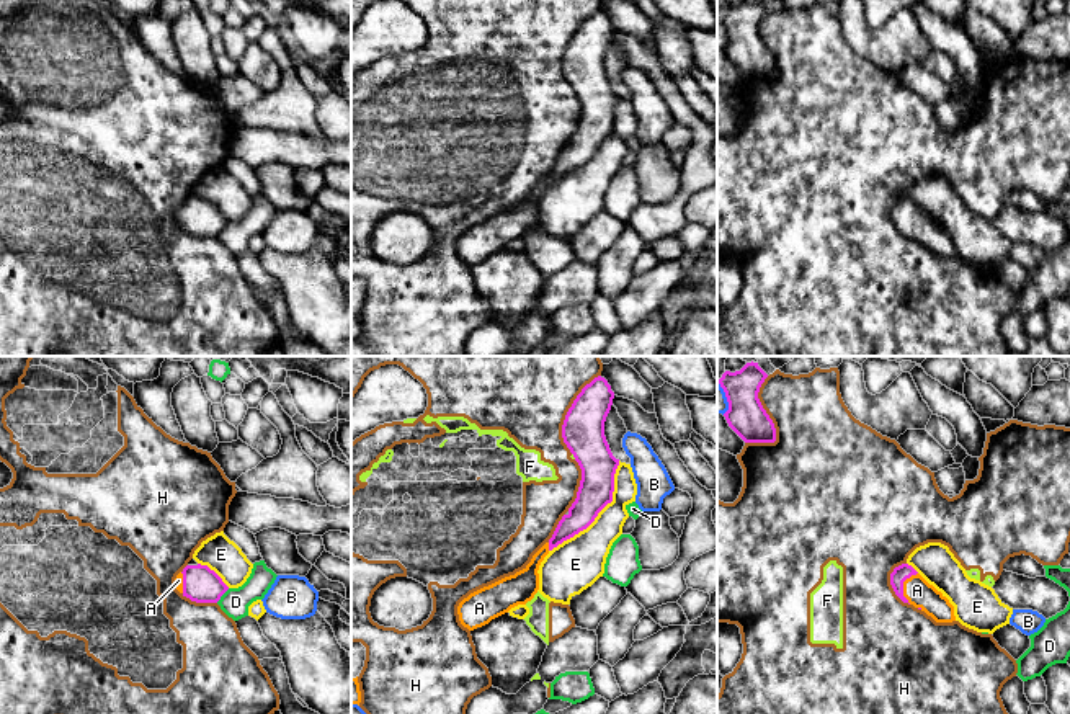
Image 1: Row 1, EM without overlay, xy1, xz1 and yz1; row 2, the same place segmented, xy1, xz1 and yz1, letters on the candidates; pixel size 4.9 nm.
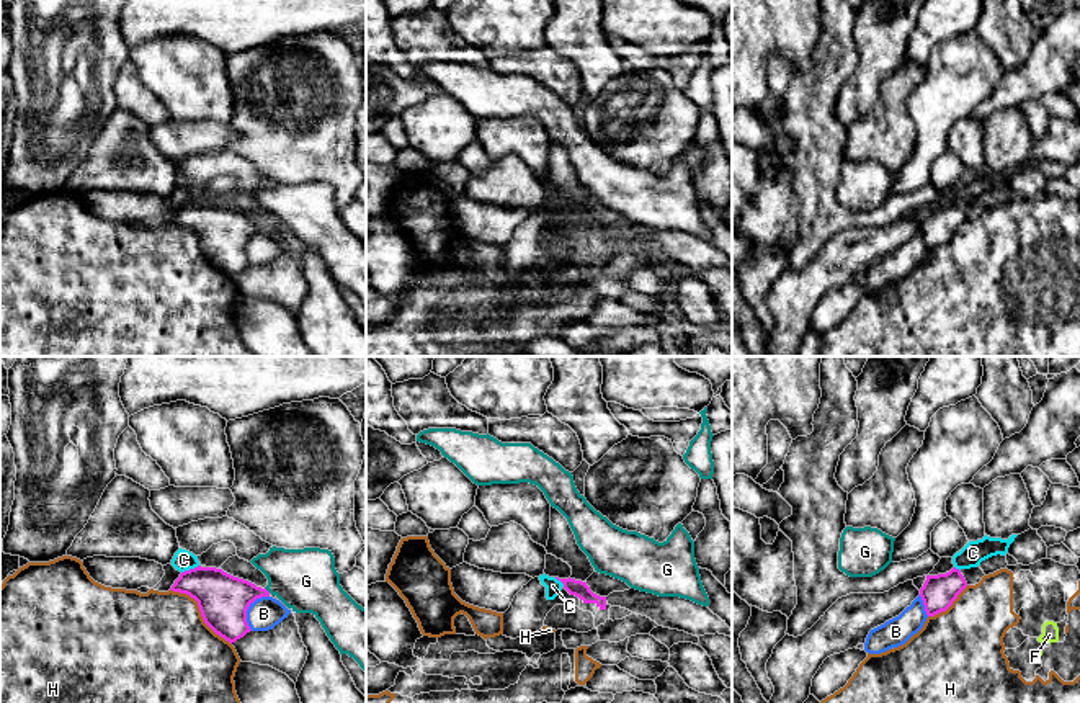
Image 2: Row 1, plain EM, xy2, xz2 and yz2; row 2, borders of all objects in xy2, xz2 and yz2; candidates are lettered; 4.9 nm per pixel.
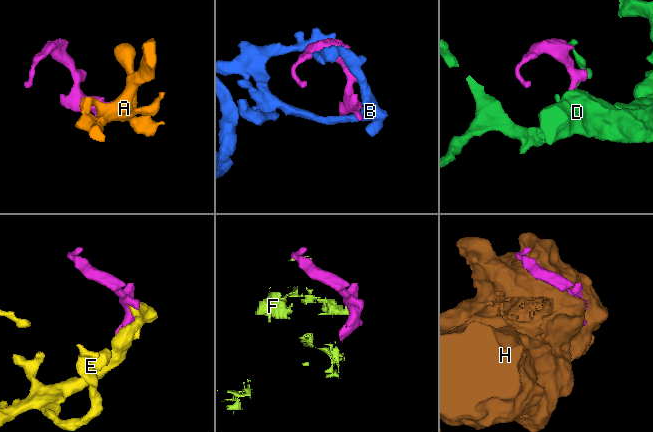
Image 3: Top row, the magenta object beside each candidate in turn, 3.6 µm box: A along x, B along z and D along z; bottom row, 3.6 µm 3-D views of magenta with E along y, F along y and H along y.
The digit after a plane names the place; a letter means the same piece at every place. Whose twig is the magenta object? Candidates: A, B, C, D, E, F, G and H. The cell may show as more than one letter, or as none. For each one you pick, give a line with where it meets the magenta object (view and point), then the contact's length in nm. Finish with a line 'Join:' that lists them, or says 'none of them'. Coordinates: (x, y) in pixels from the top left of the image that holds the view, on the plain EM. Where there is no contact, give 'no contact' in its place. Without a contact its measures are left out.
A: contact yz1 (902, 221); length 170 nm
Join: A

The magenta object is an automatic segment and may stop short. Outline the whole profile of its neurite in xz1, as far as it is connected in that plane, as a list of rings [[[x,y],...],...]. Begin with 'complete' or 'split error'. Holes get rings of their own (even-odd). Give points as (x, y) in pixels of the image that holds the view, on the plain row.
split error | [[[598,10],[573,34],[562,59],[562,72],[582,103],[577,132],[559,155],[552,172],[523,204],[470,227],[459,237],[459,255],[469,265],[531,235],[539,224],[537,204],[544,191],[564,175],[586,163],[613,136],[619,93],[613,90],[604,70],[604,56],[613,33],[611,20]]]

